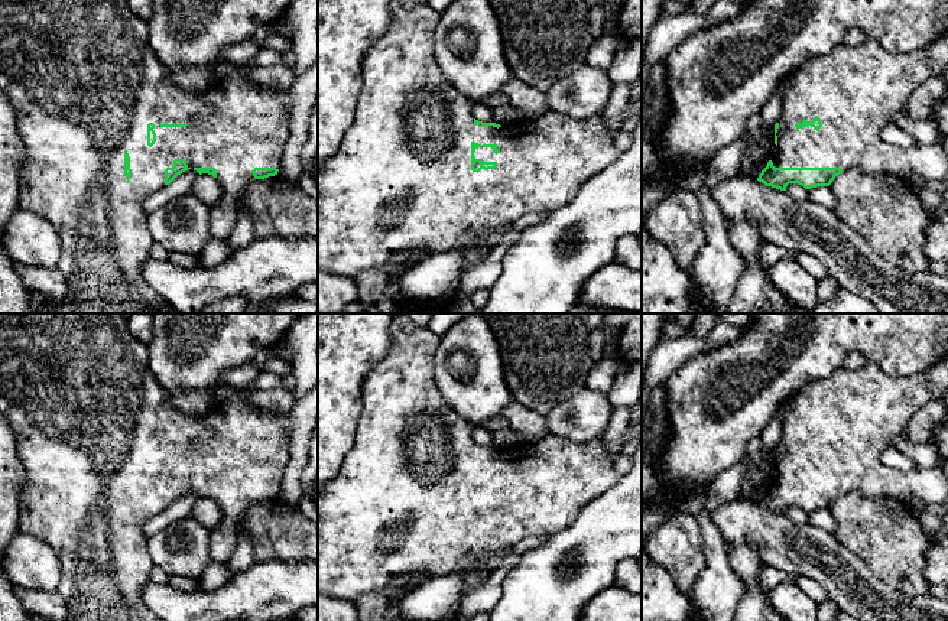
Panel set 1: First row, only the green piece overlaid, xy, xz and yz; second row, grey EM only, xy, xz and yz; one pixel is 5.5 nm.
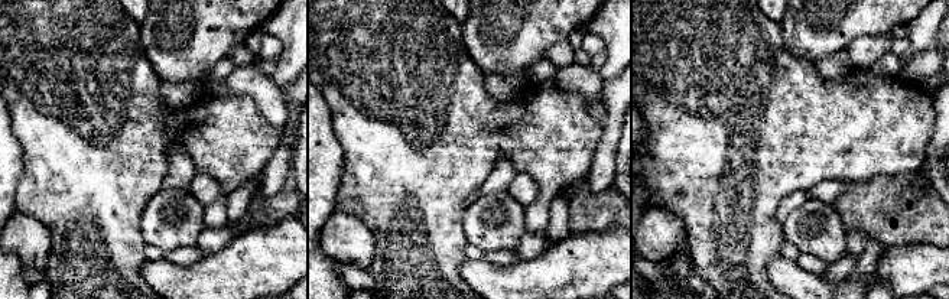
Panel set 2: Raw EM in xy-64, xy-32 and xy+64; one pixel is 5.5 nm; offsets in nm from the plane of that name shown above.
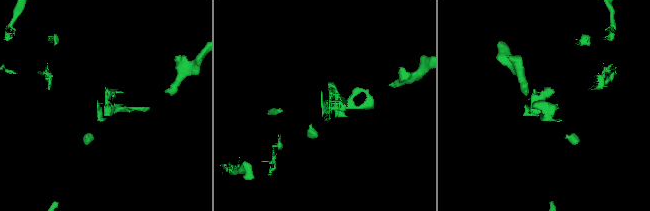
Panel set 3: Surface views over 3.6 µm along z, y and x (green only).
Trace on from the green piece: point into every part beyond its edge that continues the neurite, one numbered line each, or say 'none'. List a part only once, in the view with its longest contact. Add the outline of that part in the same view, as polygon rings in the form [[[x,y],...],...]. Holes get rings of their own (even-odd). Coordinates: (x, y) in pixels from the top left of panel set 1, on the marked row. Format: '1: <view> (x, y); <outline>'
1: xz (402, 179); [[[392,0],[392,20],[384,35],[366,52],[363,59],[363,88],[358,95],[356,118],[344,139],[340,150],[318,162],[318,272],[331,272],[356,279],[357,274],[384,266],[396,253],[425,247],[429,253],[449,253],[455,250],[457,241],[464,235],[483,240],[493,231],[510,225],[517,218],[549,212],[574,201],[584,182],[597,172],[610,166],[619,159],[620,150],[614,146],[614,136],[608,130],[604,114],[591,118],[572,118],[561,113],[548,110],[536,120],[519,118],[516,123],[501,127],[483,127],[474,124],[473,103],[464,97],[451,81],[442,74],[435,59],[435,29],[441,20],[441,13],[416,0]],[[471,156],[481,162],[496,162],[494,169],[478,173],[471,170]]]

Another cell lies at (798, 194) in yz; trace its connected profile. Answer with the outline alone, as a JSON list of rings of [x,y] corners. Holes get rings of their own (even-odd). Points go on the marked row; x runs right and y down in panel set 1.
[[[789,183],[786,186],[786,192],[790,195],[790,198],[795,202],[806,202],[806,201],[809,201],[808,189],[805,189],[803,186],[801,186],[798,183]]]

